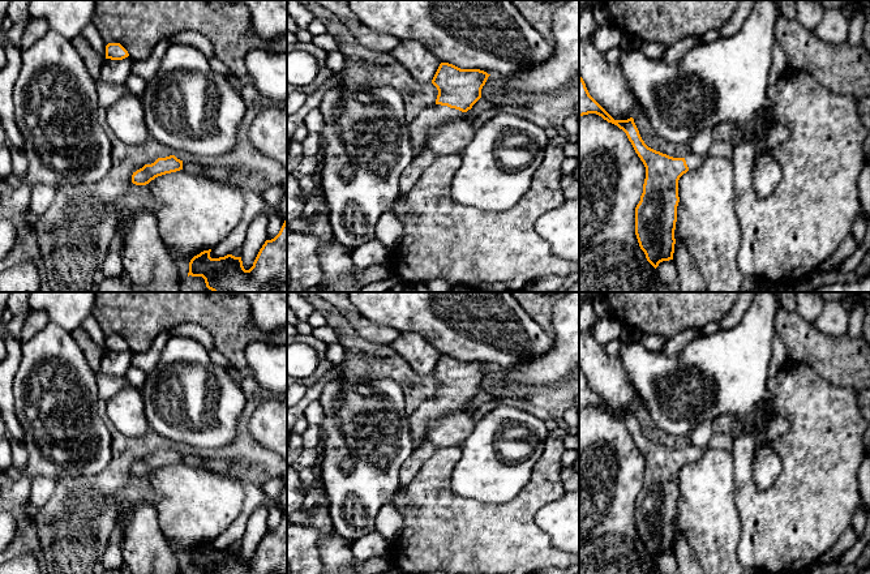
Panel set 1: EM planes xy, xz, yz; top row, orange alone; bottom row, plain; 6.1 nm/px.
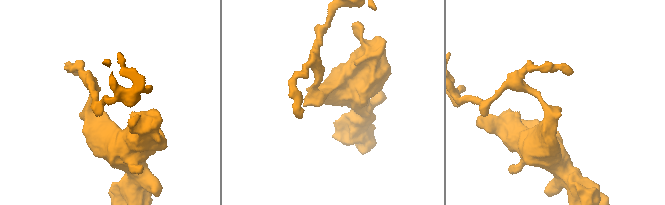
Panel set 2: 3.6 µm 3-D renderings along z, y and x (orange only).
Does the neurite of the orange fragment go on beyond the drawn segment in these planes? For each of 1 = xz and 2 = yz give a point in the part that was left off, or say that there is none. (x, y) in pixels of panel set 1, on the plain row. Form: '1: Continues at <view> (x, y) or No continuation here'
1: Continues at xz (437, 407)
2: Continues at yz (693, 453)

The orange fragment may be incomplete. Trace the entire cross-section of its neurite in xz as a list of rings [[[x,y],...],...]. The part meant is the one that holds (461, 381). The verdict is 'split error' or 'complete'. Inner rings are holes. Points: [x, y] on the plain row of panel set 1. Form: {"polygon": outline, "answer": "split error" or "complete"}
{"polygon": [[[441,355],[432,376],[437,380],[436,397],[421,402],[410,416],[410,430],[413,447],[425,440],[425,432],[432,421],[460,410],[481,390],[481,381],[488,367],[480,361],[460,361],[449,355]]], "answer": "split error"}

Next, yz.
{"polygon": [[[579,367],[579,408],[588,406],[596,406],[622,421],[646,459],[643,485],[635,500],[635,527],[647,553],[656,561],[660,554],[673,552],[678,472],[706,450],[691,444],[685,450],[673,450],[648,440],[634,411],[614,412],[590,387]]], "answer": "split error"}

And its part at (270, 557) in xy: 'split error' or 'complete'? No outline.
complete

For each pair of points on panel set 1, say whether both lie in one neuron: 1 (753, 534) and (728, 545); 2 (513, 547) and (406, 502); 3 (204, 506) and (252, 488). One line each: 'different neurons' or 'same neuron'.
1: different neurons
2: same neuron
3: different neurons

